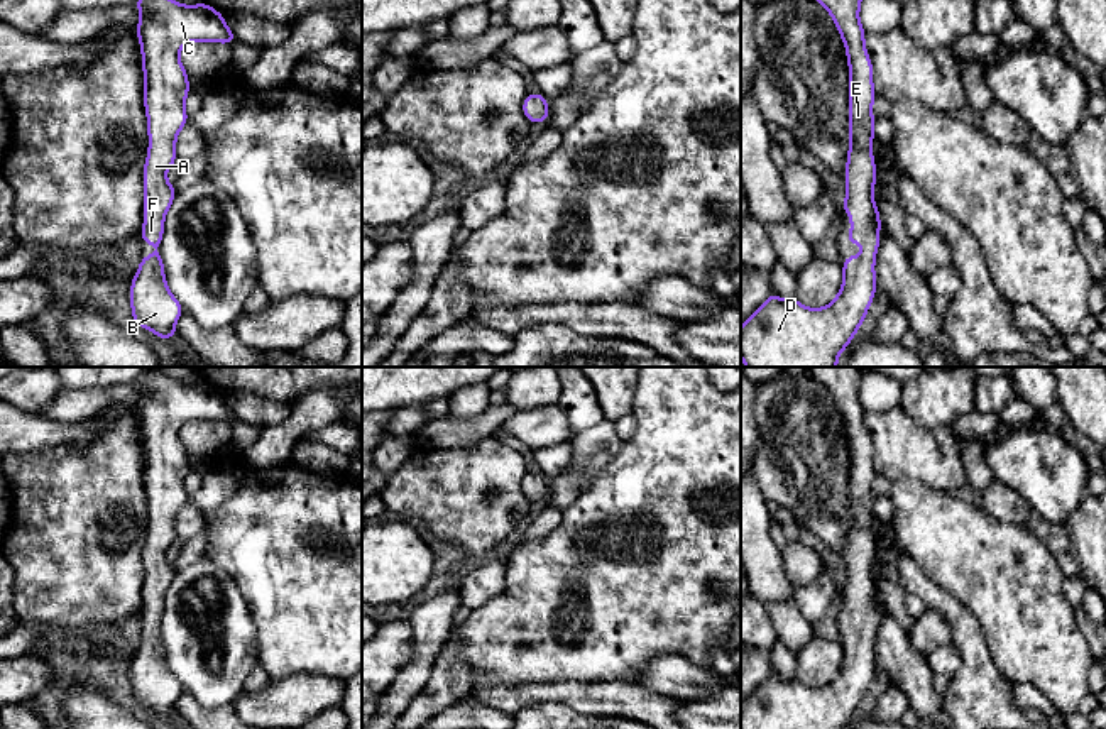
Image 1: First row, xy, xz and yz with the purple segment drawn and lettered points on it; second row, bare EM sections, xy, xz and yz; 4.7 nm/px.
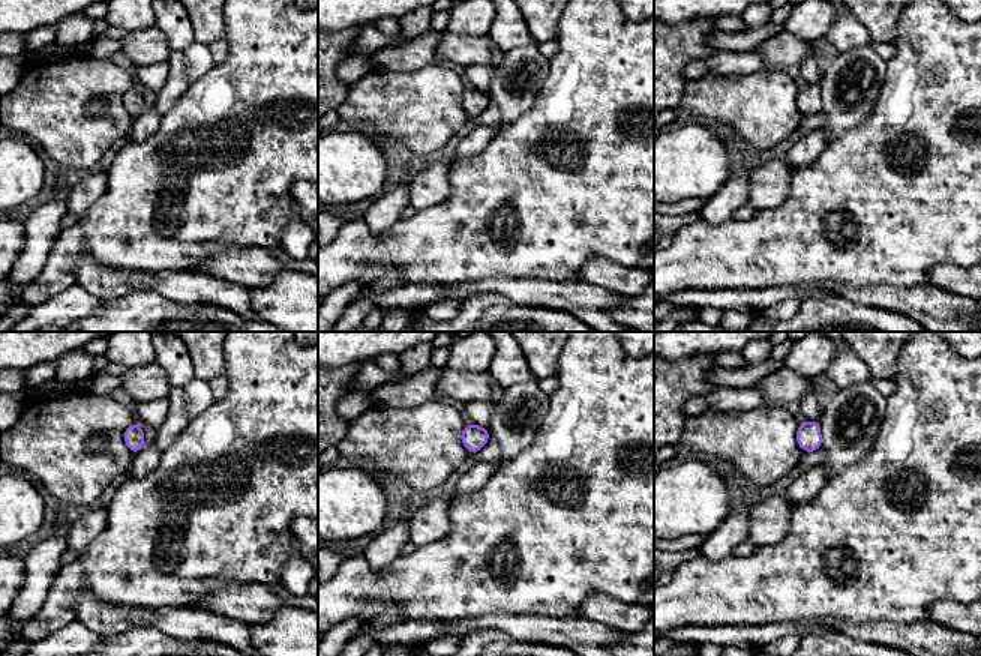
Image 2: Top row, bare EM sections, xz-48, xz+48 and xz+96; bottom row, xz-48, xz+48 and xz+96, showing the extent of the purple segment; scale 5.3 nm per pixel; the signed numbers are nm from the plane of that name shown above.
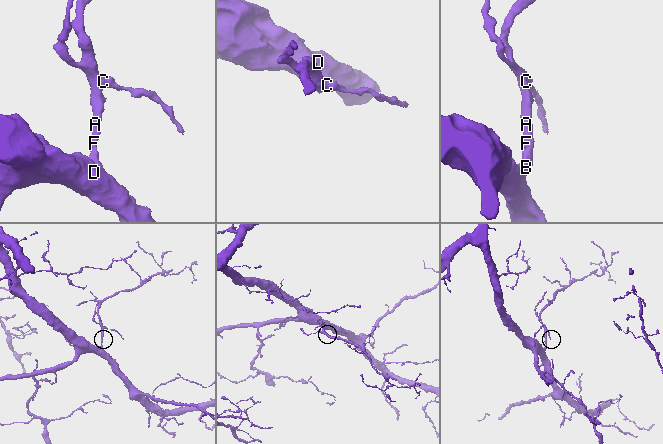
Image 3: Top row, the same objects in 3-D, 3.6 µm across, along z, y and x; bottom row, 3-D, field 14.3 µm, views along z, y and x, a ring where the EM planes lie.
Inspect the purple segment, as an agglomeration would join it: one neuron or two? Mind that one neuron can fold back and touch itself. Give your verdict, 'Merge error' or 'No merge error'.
No merge error

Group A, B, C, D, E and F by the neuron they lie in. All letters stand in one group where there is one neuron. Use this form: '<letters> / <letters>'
A B C D E F

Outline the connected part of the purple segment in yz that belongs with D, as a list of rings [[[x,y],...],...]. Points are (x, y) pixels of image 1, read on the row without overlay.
[[[808,367],[832,394],[849,441],[849,534],[846,543],[844,592],[851,594],[847,622],[862,622],[862,634],[844,638],[844,661],[834,680],[812,688],[797,678],[771,671],[741,705],[741,729],[844,729],[862,704],[876,673],[874,639],[879,626],[879,592],[873,578],[876,545],[871,491],[876,477],[873,443],[859,401],[862,372],[857,367]]]

